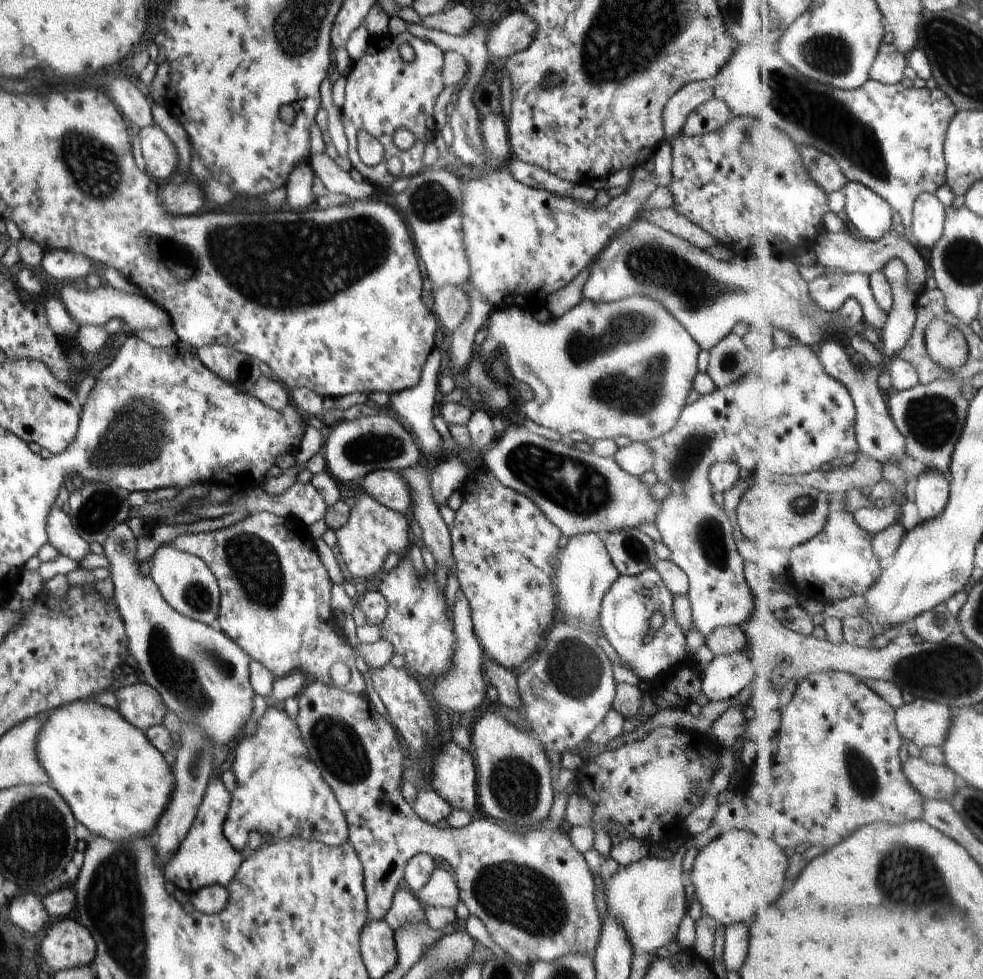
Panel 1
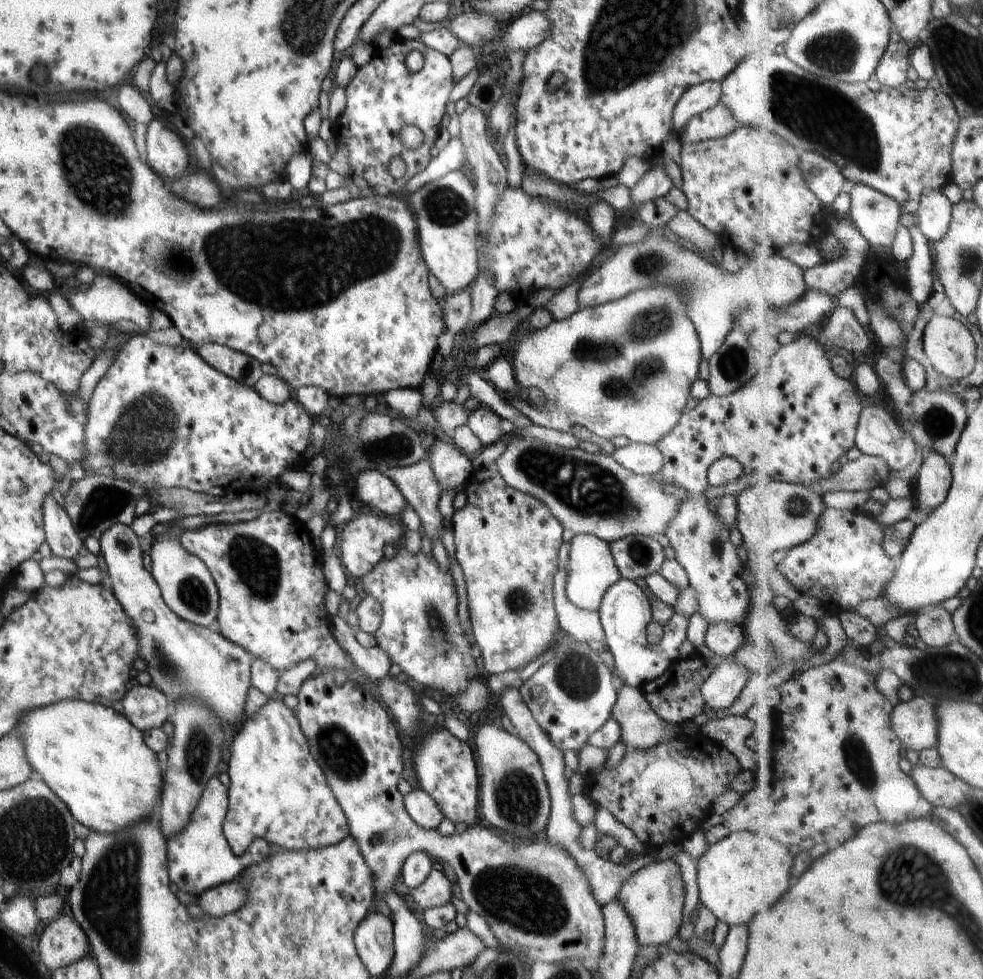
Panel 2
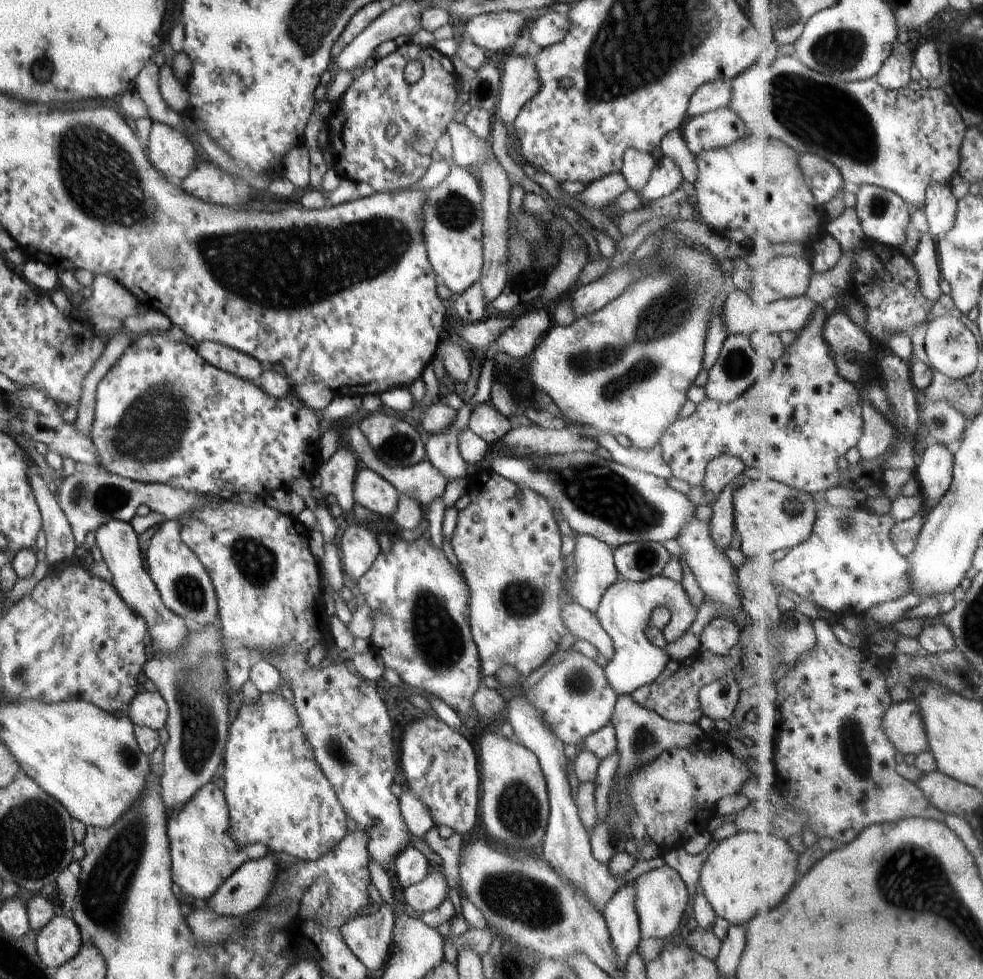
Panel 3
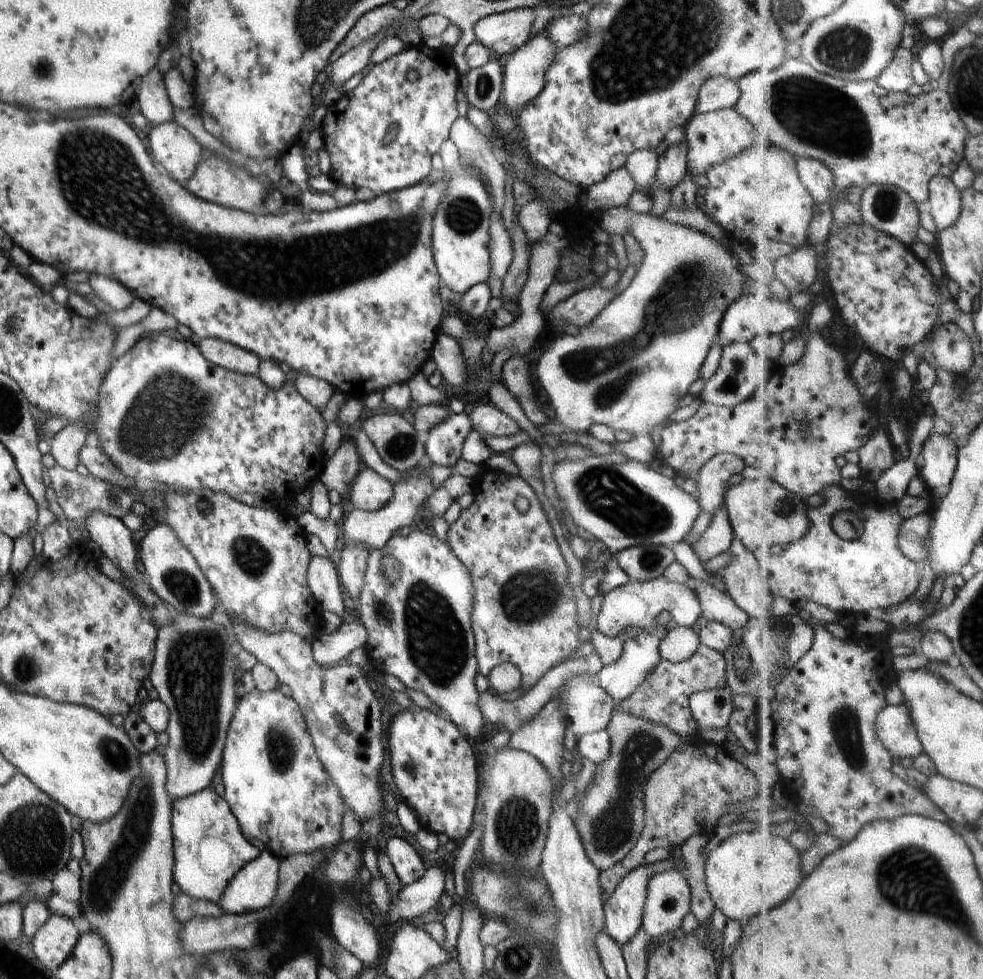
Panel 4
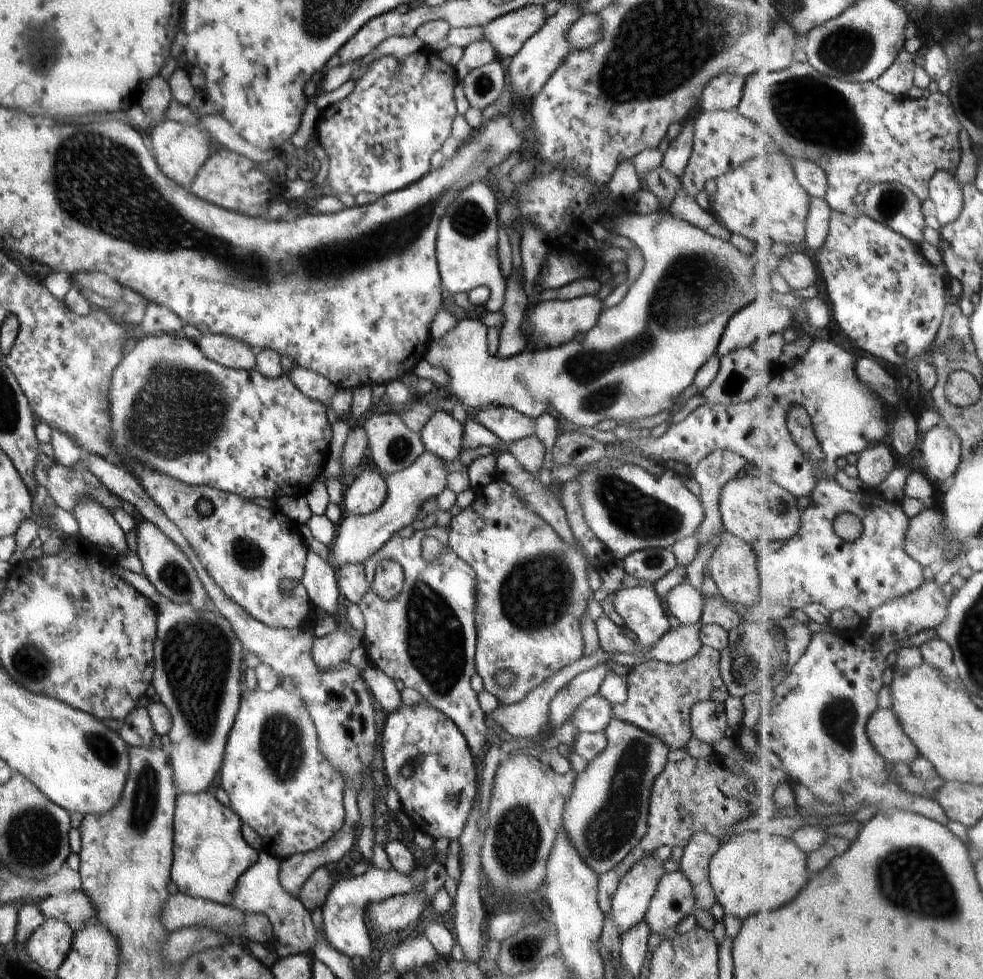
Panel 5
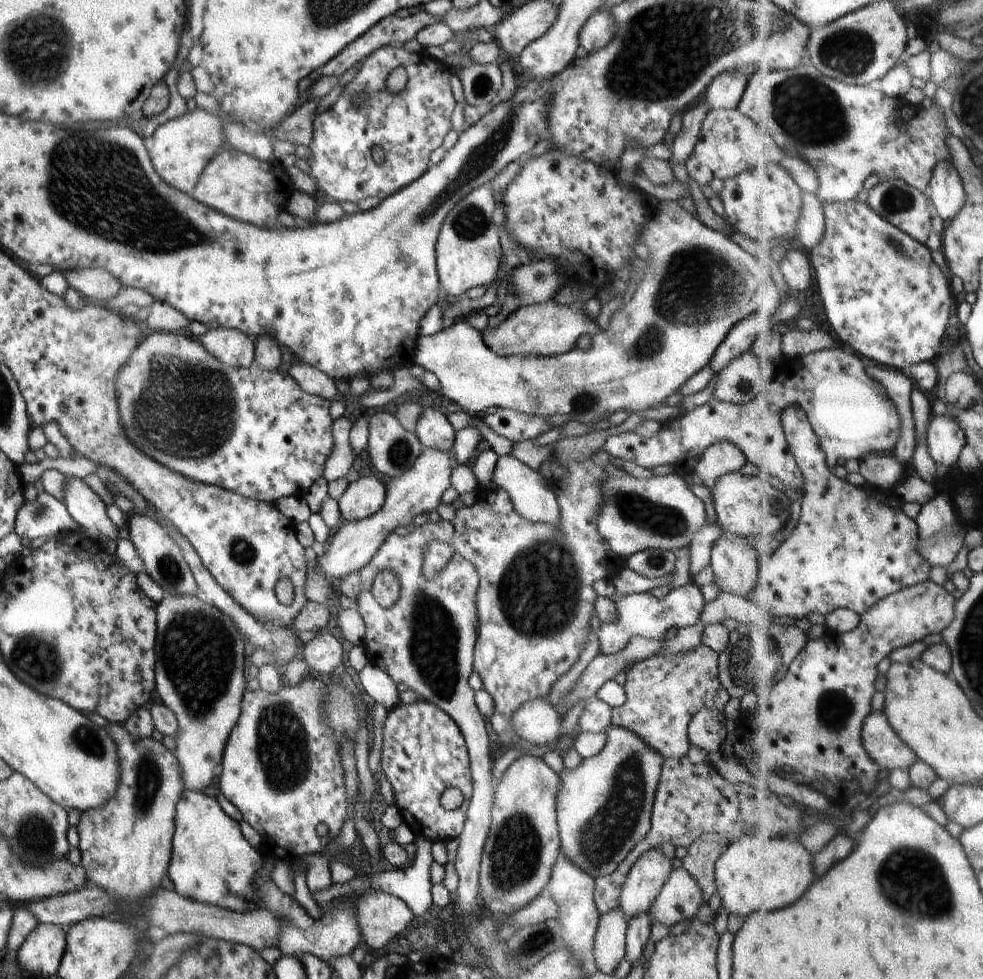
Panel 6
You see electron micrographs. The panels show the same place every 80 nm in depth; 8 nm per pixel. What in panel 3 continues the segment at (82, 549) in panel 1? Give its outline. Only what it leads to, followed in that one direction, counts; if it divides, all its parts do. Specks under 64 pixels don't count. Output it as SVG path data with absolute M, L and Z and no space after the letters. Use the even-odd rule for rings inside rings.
M33 460L27 462L26 476L43 519L47 542L45 560L49 566L70 560L78 546L57 496L48 489L48 478L40 473L40 468Z

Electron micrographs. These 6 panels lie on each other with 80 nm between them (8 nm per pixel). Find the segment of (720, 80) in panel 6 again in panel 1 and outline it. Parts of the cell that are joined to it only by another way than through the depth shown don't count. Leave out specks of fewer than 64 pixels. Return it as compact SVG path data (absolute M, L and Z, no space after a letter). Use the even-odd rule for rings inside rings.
M694 81L676 91L663 108L666 140L680 135L688 115L698 106L714 98L712 85L708 81Z

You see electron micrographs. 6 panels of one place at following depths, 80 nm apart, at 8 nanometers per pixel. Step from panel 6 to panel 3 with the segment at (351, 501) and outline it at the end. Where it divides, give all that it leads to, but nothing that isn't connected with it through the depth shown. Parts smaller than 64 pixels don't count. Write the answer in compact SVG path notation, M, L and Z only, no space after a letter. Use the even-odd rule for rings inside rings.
M363 469L356 473L353 484L353 499L377 515L395 513L399 492L373 470Z

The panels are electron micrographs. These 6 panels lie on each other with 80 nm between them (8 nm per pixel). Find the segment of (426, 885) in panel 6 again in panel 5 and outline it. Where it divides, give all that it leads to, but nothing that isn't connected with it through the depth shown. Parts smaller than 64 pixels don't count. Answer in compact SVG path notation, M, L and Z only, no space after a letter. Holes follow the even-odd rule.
M261 850L258 862L240 875L230 906L245 913L264 913L270 919L275 949L279 957L312 954L317 943L317 928L301 900L286 892L280 884L278 877L281 861L276 855ZM416 864L413 873L403 875L396 870L383 871L375 866L368 866L364 874L359 877L342 879L331 888L327 899L319 912L322 915L320 932L324 940L334 950L345 954L347 957L368 956L372 952L372 944L368 928L363 920L365 907L368 903L380 902L394 895L409 895L421 888L425 881L426 867Z

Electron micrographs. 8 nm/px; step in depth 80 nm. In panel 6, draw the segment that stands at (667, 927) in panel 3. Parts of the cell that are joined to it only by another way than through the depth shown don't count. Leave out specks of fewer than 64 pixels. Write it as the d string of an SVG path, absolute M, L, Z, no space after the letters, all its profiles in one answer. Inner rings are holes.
M684 868L674 869L652 903L649 914L652 922L658 921L661 925L670 927L678 922L691 922L697 917L698 908L704 903L705 898L697 880Z

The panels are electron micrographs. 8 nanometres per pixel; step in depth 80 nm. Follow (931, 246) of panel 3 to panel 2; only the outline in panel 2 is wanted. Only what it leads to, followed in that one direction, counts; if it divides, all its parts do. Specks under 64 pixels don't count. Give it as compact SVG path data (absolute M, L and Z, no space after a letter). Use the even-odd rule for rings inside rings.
M919 226L911 227L910 232L914 238L914 254L908 260L908 278L913 298L924 306L936 294L934 245Z

